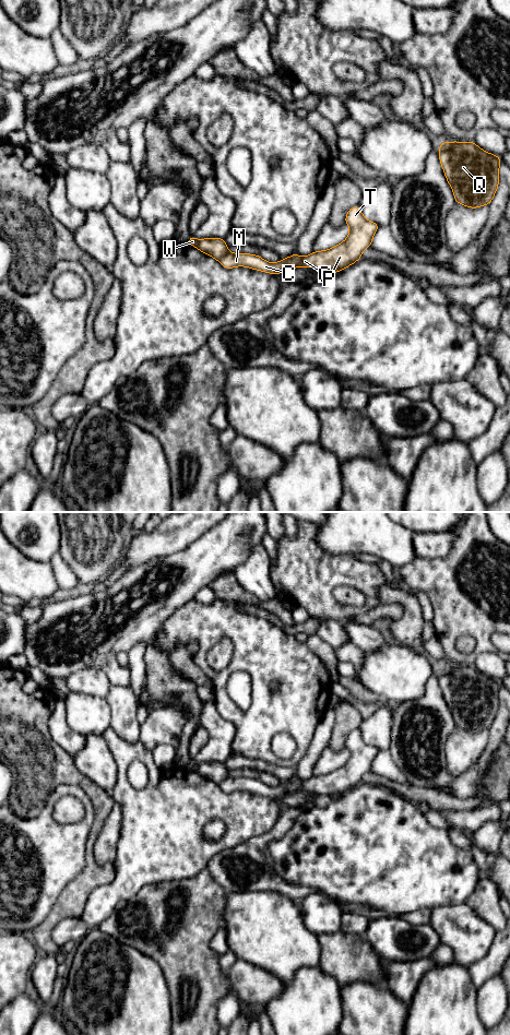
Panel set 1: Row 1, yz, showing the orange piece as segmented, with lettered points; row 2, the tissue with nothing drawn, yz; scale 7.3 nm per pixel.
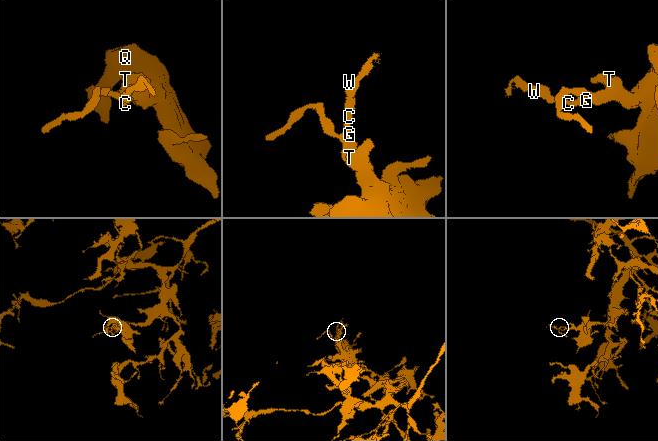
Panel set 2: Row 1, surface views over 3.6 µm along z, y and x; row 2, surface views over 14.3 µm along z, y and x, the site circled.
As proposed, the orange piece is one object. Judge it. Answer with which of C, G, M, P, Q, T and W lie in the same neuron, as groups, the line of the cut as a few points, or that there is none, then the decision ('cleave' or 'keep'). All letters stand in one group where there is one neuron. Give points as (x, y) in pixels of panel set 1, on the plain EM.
groups C G M P Q T / W; cut yz (228, 775), (220, 785); cleave

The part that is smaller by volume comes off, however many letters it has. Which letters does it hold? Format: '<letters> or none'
W

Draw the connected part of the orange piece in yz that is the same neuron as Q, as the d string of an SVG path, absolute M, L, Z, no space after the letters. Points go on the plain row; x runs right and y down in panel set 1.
M443 666L439 668L439 685L450 709L455 727L471 733L489 729L499 710L500 681L477 670L475 666Z

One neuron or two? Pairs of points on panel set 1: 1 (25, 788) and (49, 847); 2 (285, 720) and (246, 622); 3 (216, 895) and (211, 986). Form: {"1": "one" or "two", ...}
{"1": "two", "2": "one", "3": "one"}

